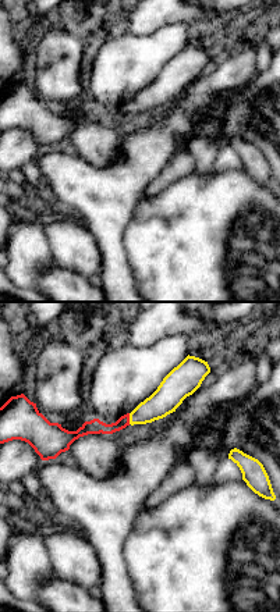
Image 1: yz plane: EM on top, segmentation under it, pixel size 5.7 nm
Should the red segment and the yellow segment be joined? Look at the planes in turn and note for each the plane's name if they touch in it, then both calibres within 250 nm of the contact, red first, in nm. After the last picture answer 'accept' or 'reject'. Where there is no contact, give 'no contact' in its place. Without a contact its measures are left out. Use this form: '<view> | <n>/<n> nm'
yz | 90/160 nm

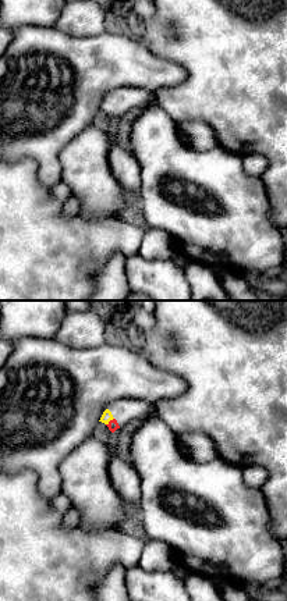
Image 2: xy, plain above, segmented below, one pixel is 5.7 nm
xy | 60/60 nm

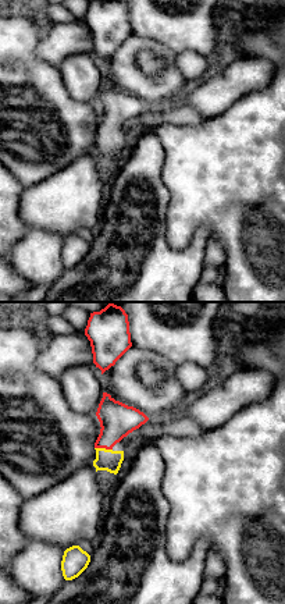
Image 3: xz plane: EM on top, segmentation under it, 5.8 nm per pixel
xz | 200/130 nm

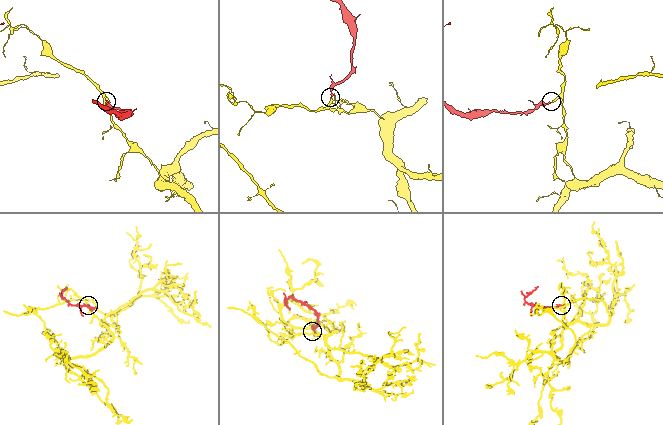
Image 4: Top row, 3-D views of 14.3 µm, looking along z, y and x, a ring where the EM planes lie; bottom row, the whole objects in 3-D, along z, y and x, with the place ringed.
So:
accept

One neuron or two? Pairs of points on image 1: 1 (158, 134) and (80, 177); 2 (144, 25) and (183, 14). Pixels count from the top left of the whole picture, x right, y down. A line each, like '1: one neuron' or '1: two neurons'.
1: one neuron
2: one neuron

